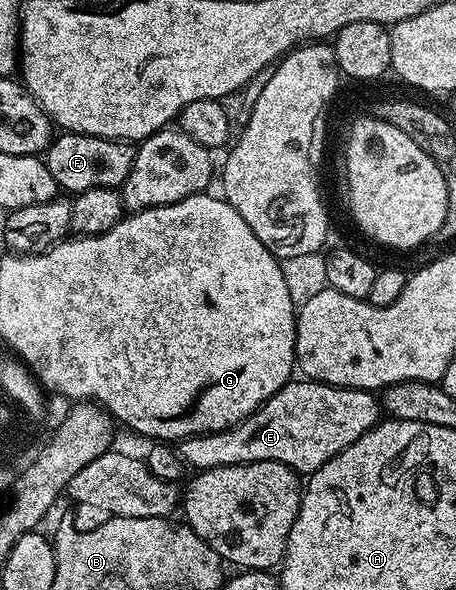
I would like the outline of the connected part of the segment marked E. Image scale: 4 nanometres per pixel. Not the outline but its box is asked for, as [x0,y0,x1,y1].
[177,377,381,473]

